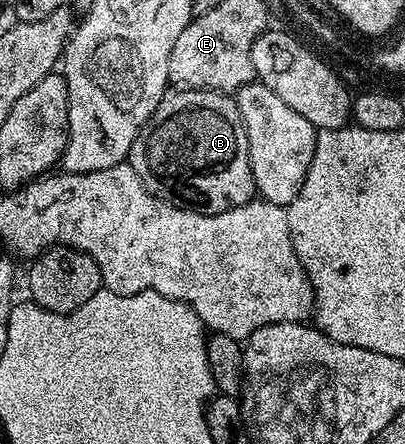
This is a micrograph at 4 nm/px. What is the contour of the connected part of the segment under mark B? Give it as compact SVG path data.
M170 89L152 113L152 117L140 129L132 145L128 162L146 186L147 191L168 199L187 209L207 215L224 213L255 198L252 165L248 157L248 137L244 121L240 117L237 102L221 91L196 91L193 89Z

